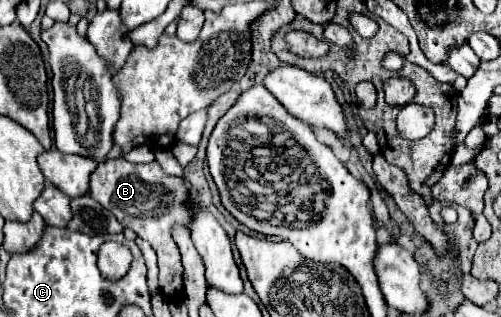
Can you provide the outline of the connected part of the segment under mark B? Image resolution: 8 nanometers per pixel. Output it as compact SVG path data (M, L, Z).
M124 158L106 160L98 164L90 178L90 196L100 202L106 210L114 212L124 228L132 228L142 240L146 240L158 254L160 286L170 298L182 294L182 262L178 246L172 240L172 224L190 226L190 212L182 208L188 196L184 180L164 174L160 164L130 164Z

